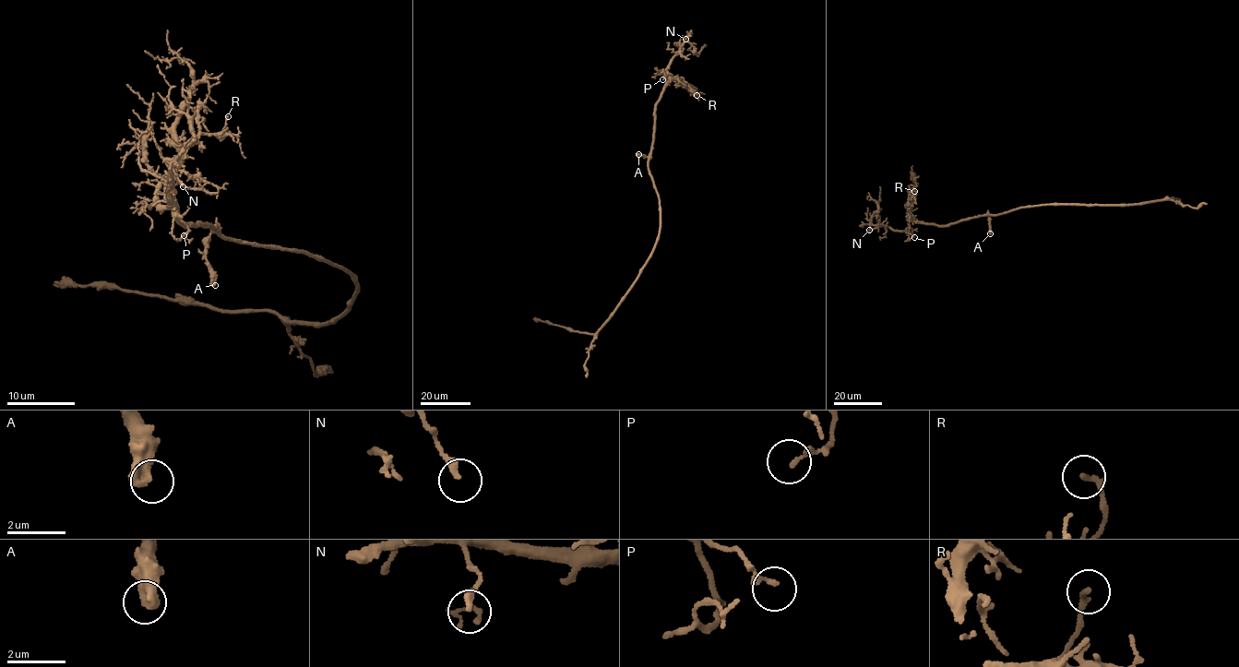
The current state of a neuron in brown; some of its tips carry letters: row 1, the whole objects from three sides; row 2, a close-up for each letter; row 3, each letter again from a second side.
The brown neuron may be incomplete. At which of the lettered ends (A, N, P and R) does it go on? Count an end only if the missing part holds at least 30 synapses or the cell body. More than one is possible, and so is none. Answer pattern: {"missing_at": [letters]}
{"missing_at": []}

